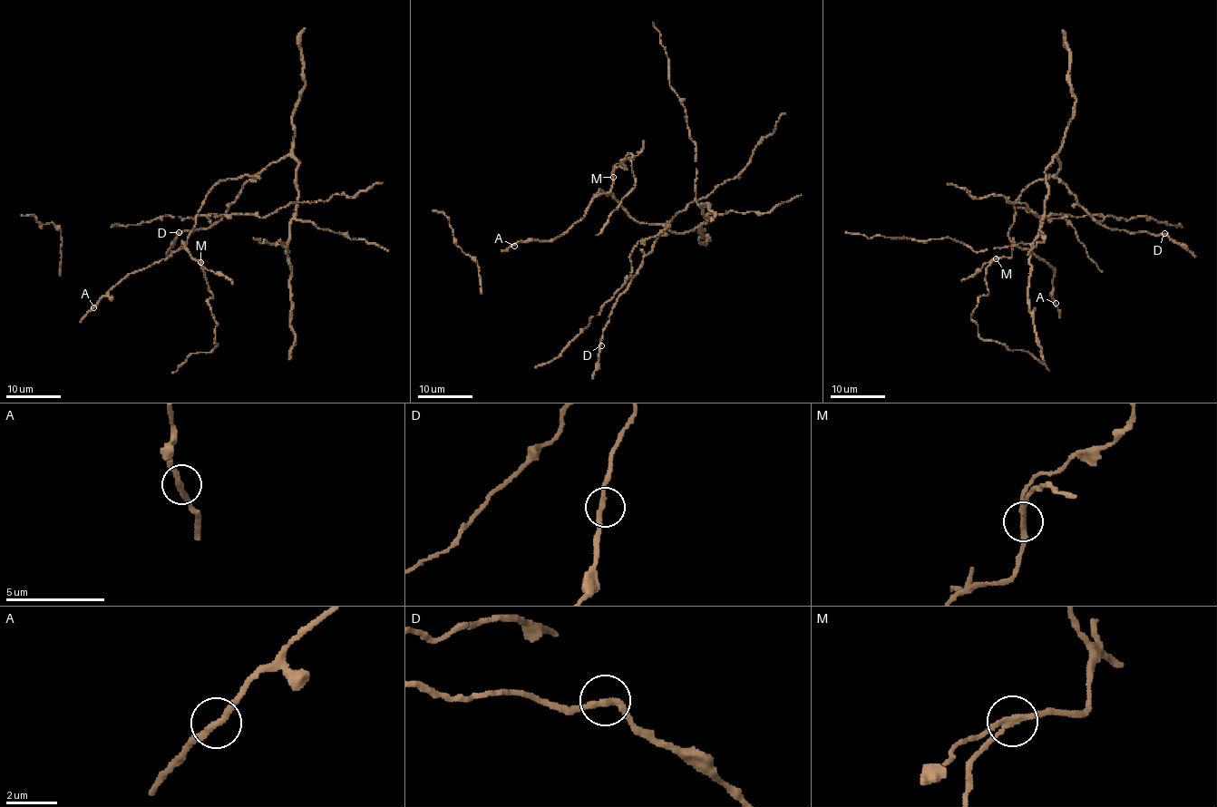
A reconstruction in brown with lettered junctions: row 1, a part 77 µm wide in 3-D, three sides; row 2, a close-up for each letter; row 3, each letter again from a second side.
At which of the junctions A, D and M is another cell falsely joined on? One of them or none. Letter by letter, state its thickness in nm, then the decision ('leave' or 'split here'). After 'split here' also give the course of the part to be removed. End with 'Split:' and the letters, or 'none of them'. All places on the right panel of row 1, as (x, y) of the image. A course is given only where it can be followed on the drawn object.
A: 260 nm | leave
D: 260 nm | leave
M: 260 nm | split here | (996, 258), (961, 281)
Split: M

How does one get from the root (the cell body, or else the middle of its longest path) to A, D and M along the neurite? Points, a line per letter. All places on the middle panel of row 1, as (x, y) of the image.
A: (624, 209), (610, 193), (598, 189), (586, 214), (561, 235), (550, 240), (518, 241), (514, 246)
D: (624, 209), (637, 220), (661, 225), (665, 230), (618, 298), (603, 332), (601, 345)
M: (624, 209), (610, 193), (608, 195), (602, 189), (598, 193), (609, 190), (612, 177)

